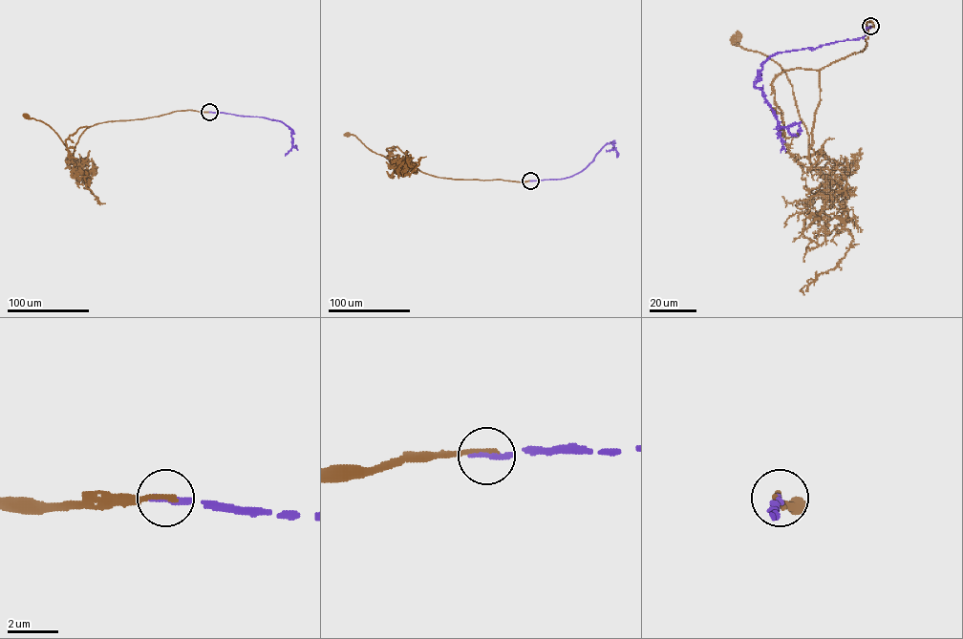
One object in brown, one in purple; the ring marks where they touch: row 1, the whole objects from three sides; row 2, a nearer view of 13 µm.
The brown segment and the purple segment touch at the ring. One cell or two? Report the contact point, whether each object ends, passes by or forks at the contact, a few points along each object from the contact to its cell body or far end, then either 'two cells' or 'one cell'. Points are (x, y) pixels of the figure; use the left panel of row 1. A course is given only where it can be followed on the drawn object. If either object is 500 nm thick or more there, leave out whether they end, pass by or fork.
place (209, 112); brown ends; purple ends; course brown (209, 112), (175, 111), (141, 119), (96, 123), (88, 127), (80, 136), (72, 157), (53, 129), (27, 117); course purple (209, 112), (282, 121), (293, 132), (291, 148), (285, 156); one cell

